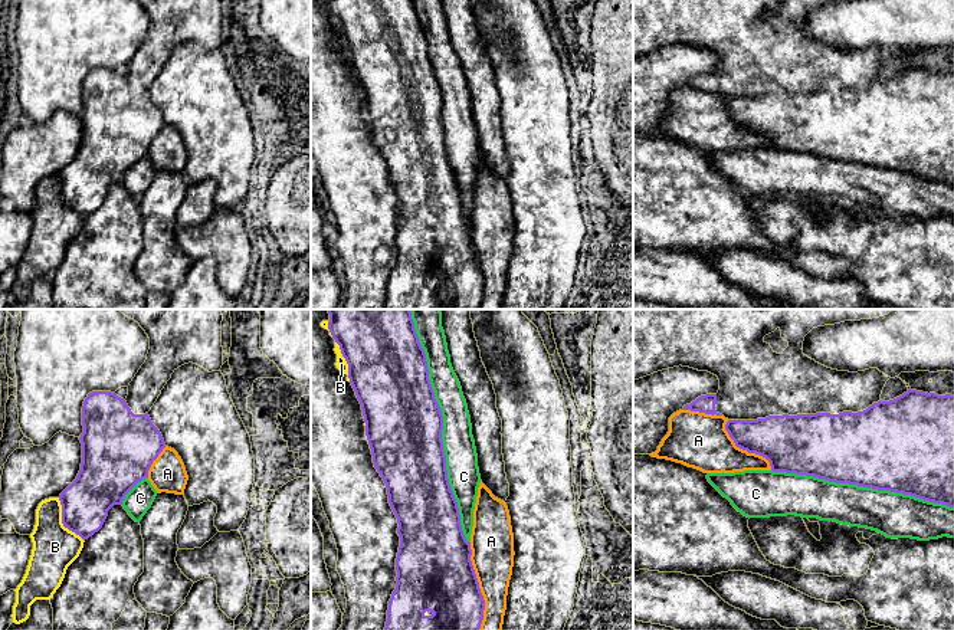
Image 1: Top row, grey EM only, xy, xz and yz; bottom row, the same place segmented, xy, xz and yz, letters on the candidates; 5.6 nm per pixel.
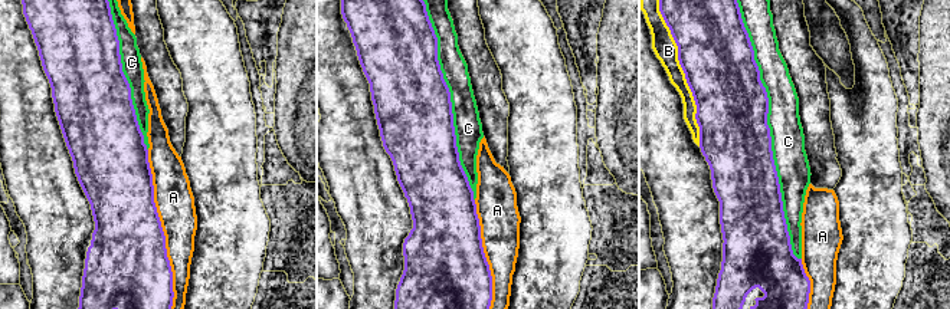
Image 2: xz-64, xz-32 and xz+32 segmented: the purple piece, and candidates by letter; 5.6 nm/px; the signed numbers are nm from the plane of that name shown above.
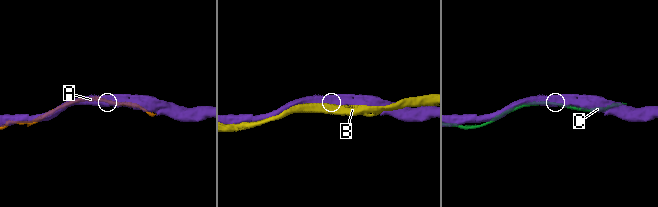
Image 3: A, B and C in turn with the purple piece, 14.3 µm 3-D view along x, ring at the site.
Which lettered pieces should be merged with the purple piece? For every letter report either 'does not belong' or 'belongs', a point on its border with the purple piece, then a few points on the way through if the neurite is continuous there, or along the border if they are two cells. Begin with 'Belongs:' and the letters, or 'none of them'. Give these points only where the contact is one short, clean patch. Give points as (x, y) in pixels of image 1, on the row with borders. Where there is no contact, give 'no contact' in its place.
Belongs: A
A: belongs; contact xz (478, 586)
B: does not belong; contact xy (62, 522)
C: does not belong; contact xz (442, 426)

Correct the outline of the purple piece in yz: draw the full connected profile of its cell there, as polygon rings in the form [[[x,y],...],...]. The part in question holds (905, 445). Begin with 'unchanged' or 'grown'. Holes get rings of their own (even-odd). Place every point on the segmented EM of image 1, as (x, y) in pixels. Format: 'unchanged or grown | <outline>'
unchanged | [[[908,390],[907,393],[894,400],[889,401],[881,400],[869,406],[866,410],[858,413],[843,411],[839,414],[830,414],[830,413],[797,414],[797,416],[783,414],[783,416],[768,416],[766,419],[757,419],[757,420],[728,420],[725,424],[725,430],[728,432],[730,437],[734,440],[737,447],[747,450],[748,453],[755,453],[766,457],[770,462],[773,472],[807,475],[836,483],[849,483],[878,490],[889,490],[954,508],[954,396],[951,394],[938,396],[935,393],[928,394],[917,390]]]

